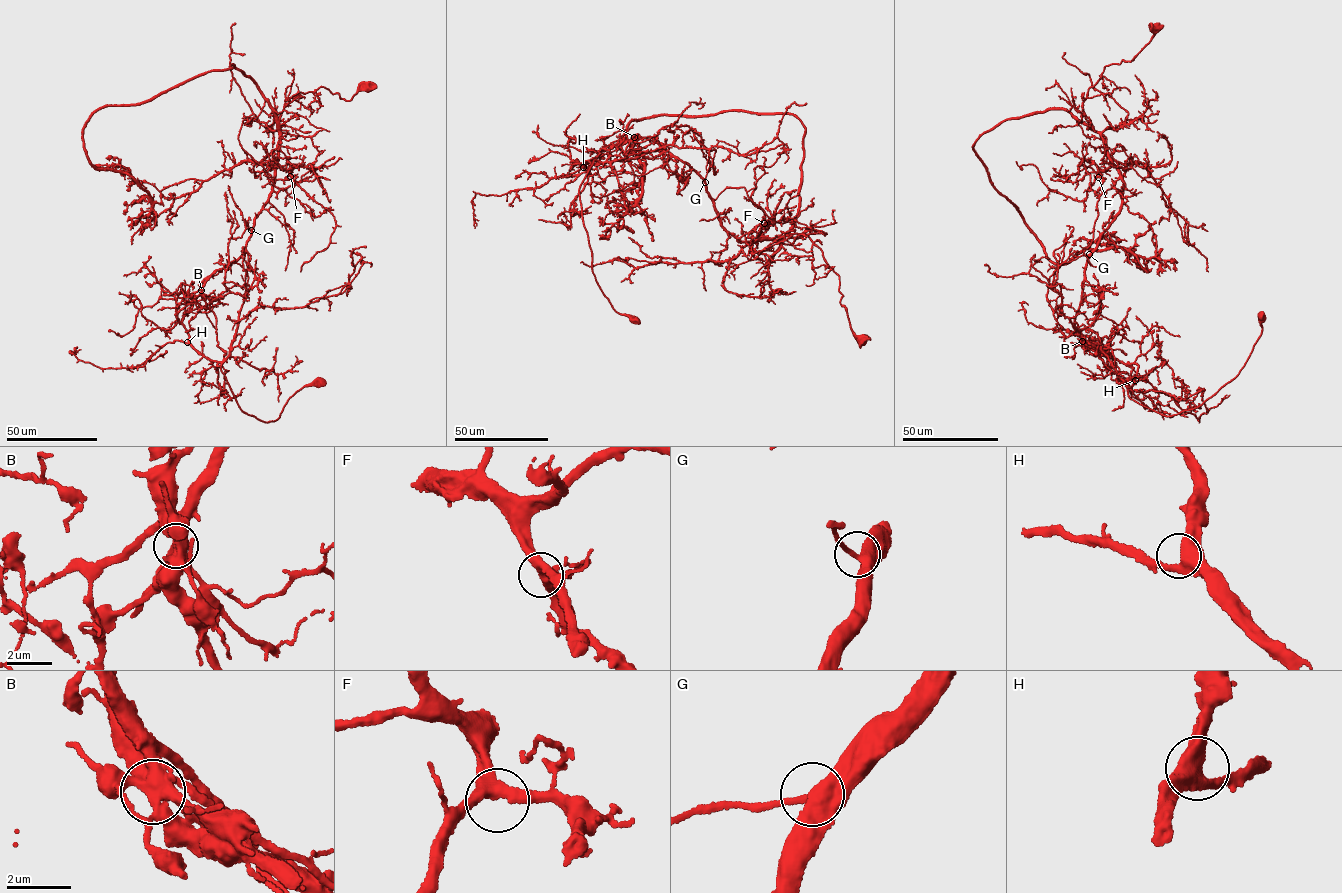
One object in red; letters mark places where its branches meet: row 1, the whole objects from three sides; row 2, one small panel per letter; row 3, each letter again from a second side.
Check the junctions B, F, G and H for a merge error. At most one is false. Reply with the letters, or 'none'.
B

